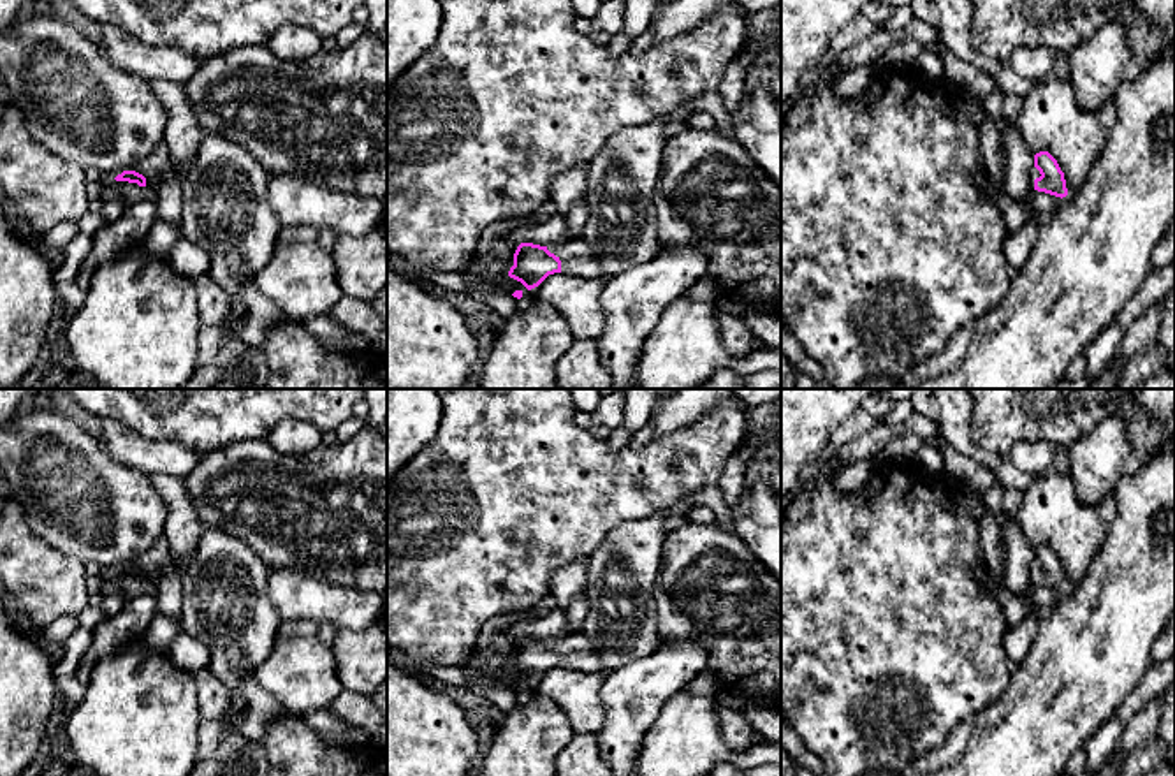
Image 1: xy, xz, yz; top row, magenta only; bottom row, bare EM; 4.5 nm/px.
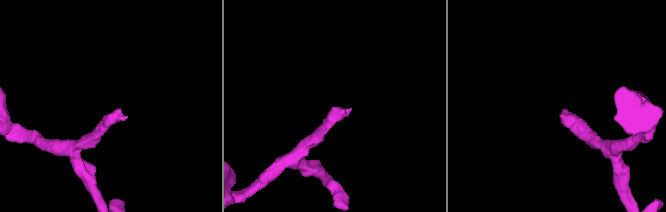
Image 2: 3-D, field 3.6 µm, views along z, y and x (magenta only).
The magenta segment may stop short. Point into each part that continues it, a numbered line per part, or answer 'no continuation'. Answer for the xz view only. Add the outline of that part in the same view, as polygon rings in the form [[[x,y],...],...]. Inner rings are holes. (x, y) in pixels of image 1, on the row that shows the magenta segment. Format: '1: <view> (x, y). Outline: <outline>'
1: xz (576, 256). Outline: [[[573,238],[561,245],[549,245],[547,250],[561,260],[561,273],[607,282],[607,275],[603,273],[598,257],[580,238]]]

